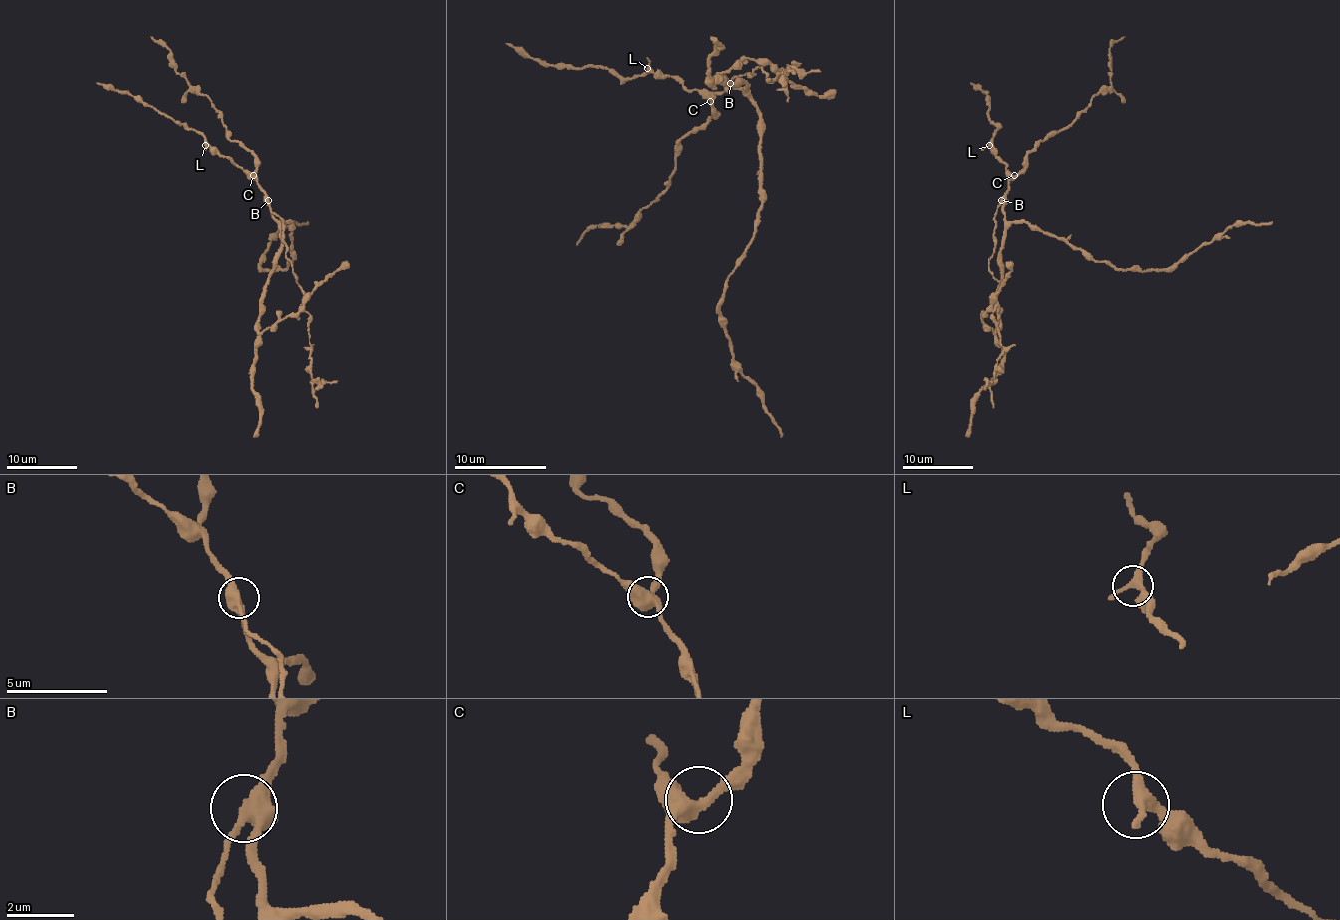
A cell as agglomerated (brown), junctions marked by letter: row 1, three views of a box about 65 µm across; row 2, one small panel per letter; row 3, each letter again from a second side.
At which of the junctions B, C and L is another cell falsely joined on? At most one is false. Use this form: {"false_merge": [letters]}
{"false_merge": ["B"]}

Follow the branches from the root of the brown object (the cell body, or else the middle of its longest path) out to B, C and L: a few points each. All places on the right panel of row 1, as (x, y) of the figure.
B: (1021, 221), (1005, 220), (1000, 200)
C: (1021, 221), (1007, 221), (1004, 211), (1004, 193), (1014, 175)
L: (1021, 221), (1005, 220), (1004, 193), (1007, 189), (1007, 172), (989, 145)

